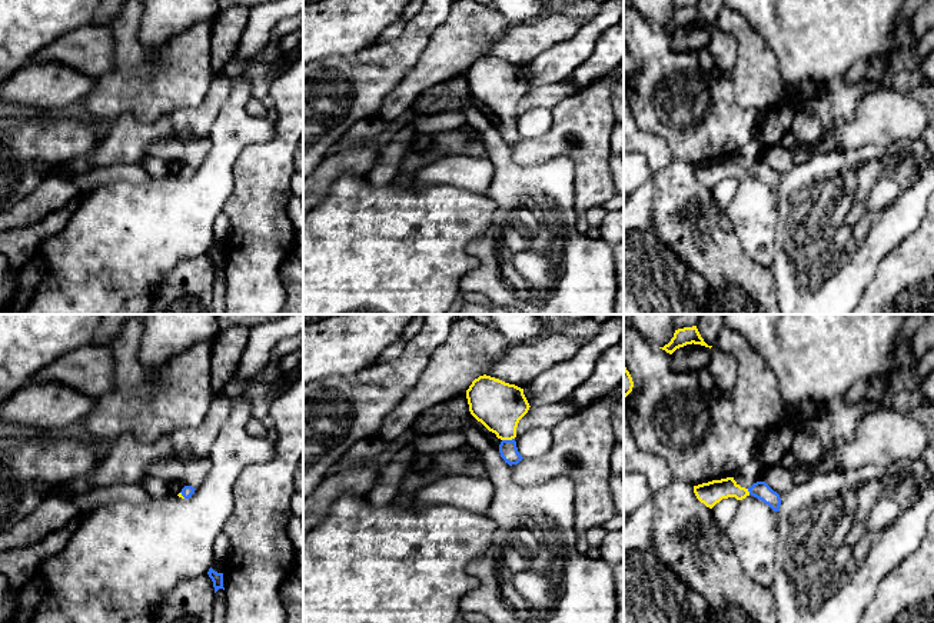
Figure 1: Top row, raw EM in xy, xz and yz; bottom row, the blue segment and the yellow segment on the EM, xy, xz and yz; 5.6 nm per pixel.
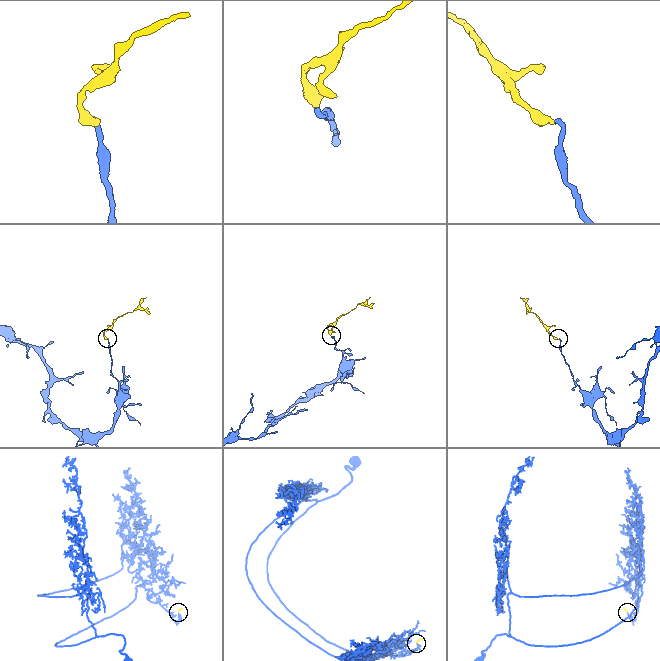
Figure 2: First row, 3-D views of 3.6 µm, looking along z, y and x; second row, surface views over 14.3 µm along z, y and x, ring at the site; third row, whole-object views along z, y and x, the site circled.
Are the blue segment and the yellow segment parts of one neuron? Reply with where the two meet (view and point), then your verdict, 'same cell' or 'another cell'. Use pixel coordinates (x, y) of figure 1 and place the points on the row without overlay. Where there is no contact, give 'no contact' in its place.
contact xz (508, 120); same cell

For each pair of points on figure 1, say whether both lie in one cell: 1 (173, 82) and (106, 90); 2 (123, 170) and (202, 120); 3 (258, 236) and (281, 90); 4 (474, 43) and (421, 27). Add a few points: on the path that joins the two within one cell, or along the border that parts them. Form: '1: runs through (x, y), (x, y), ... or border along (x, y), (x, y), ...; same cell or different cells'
1: runs through (156, 83), (138, 83), (123, 89); same cell
2: border along (142, 163), (115, 163), (100, 167); different cells
3: runs through (259, 200), (262, 173), (286, 140), (286, 126); same cell
4: border along (449, 15), (435, 30), (416, 60); different cells

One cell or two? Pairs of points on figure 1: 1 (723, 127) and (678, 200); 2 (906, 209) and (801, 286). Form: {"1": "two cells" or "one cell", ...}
{"1": "two cells", "2": "one cell"}

